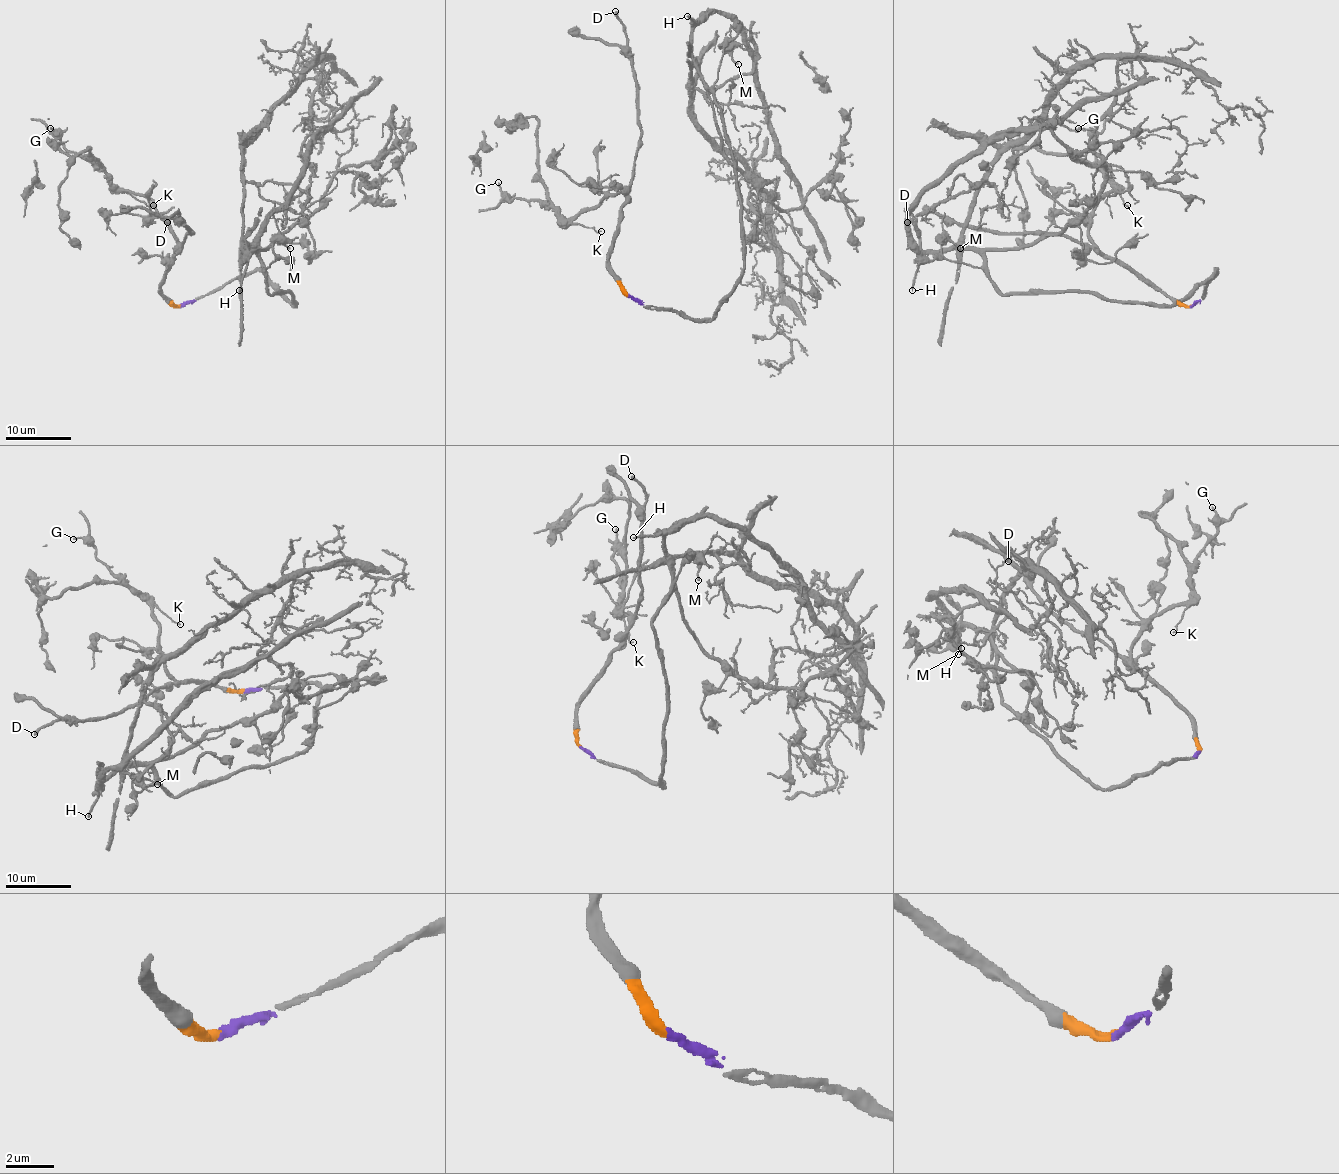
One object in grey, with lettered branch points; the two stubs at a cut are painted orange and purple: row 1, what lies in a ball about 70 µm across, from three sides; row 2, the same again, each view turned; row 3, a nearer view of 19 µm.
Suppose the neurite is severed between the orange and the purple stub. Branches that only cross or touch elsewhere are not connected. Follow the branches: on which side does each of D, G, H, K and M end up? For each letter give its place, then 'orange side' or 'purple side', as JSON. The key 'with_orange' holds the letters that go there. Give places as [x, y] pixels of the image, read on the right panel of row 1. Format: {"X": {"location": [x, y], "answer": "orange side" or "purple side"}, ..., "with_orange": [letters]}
{"D": {"location": [907, 222], "answer": "orange side"}, "G": {"location": [1078, 128], "answer": "orange side"}, "H": {"location": [912, 290], "answer": "purple side"}, "K": {"location": [1127, 205], "answer": "orange side"}, "M": {"location": [960, 248], "answer": "purple side"}, "with_orange": ["D", "G", "K"]}

